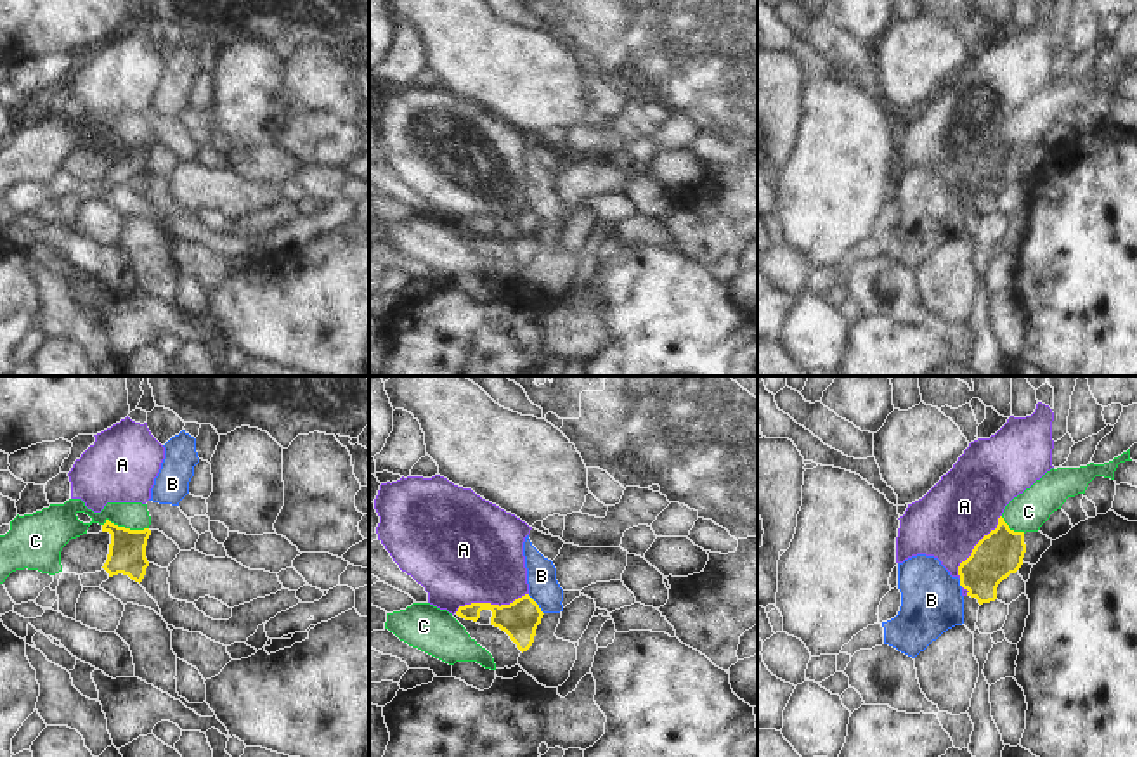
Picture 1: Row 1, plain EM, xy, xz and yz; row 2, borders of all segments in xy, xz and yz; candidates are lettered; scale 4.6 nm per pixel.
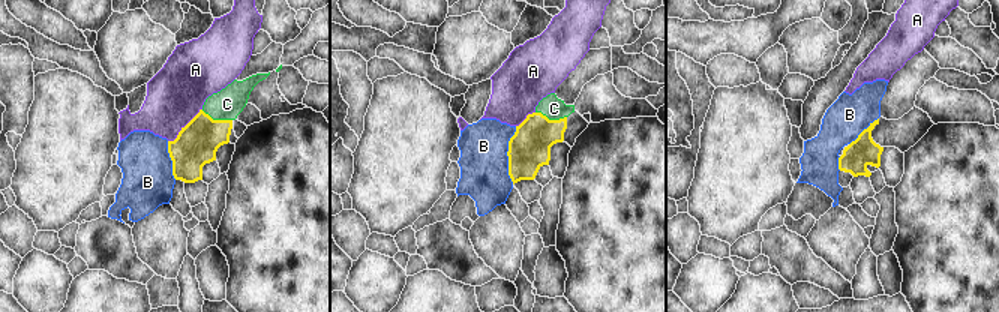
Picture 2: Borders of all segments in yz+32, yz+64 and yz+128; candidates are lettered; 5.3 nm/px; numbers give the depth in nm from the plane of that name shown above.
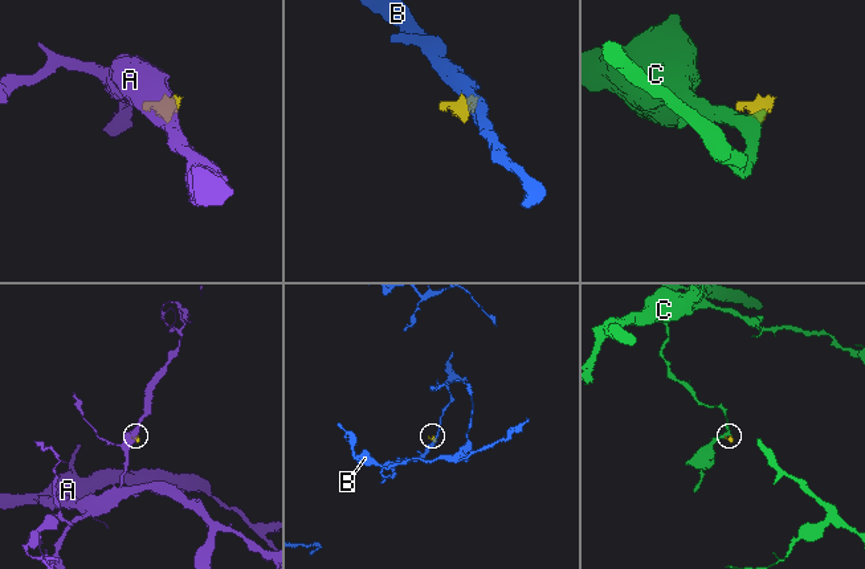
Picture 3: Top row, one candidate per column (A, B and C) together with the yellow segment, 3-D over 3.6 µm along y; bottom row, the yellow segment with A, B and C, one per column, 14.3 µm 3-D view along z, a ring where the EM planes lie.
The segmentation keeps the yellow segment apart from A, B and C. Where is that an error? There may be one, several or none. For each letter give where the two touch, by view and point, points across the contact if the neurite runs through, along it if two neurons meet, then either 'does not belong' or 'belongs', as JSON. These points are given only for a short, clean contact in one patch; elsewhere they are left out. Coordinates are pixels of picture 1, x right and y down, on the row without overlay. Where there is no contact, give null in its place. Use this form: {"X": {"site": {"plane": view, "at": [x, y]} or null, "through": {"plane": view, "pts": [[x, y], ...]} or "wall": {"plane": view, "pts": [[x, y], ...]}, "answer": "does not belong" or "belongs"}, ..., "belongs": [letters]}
{"A": {"site": {"plane": "xz", "at": [491, 217]}, "answer": "does not belong"}, "B": {"site": {"plane": "xz", "at": [538, 217]}, "wall": {"plane": "xz", "pts": [[527, 207], [543, 226]]}, "answer": "does not belong"}, "C": {"site": {"plane": "xy", "at": [123, 139]}, "wall": {"plane": "xy", "pts": [[103, 135], [110, 132], [130, 141], [148, 141]]}, "answer": "does not belong"}, "belongs": []}

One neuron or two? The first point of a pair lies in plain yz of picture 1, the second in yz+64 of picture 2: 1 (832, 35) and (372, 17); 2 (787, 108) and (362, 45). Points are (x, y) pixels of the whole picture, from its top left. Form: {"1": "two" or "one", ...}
{"1": "one", "2": "two"}

